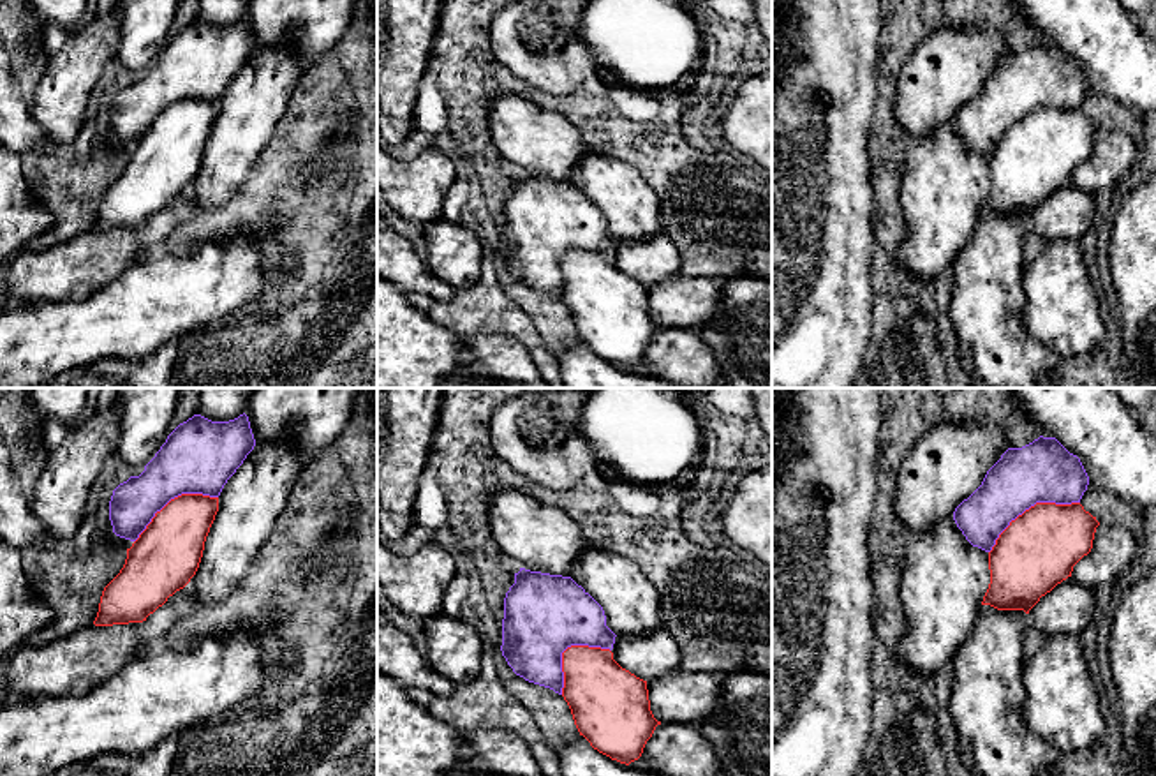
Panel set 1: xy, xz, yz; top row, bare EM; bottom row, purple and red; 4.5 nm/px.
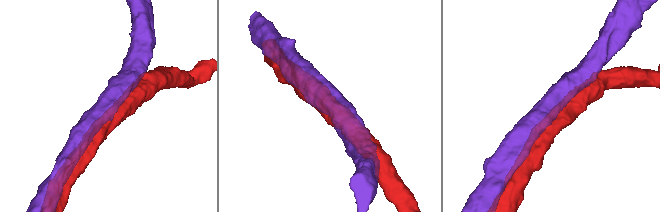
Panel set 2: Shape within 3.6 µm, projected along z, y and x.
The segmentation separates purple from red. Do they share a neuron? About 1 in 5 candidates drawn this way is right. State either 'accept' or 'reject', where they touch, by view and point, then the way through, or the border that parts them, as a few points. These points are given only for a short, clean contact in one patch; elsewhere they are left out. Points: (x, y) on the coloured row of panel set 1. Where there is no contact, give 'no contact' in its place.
reject; contact yz (1030, 507)

